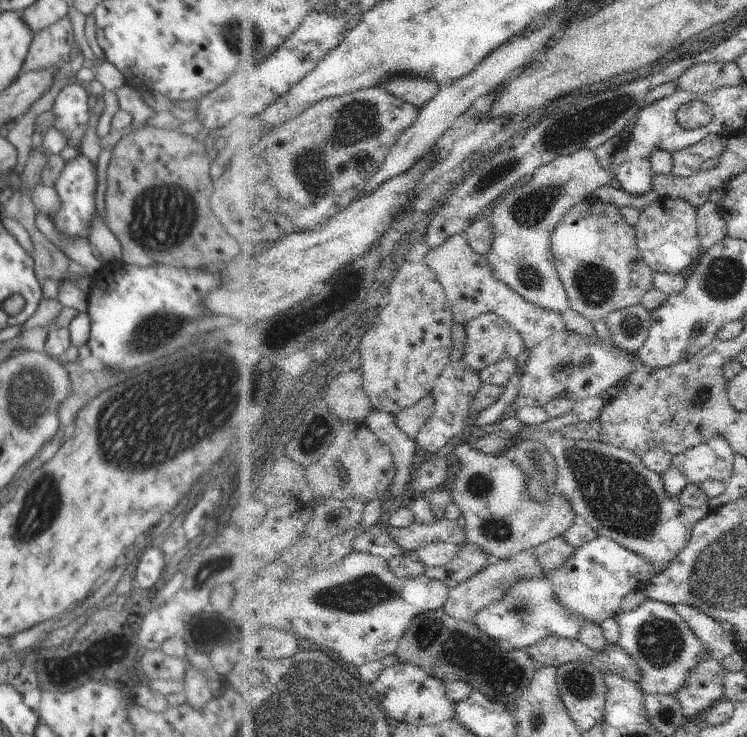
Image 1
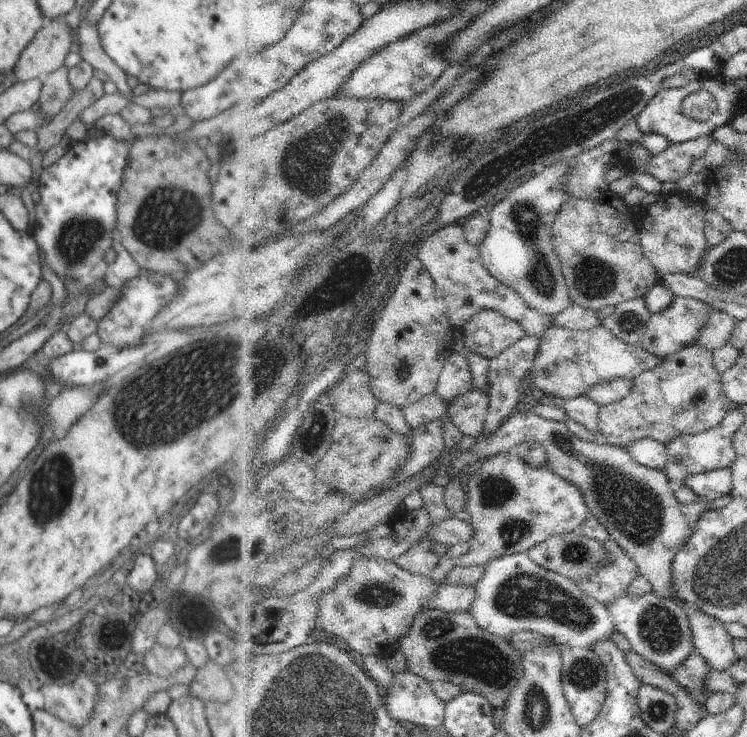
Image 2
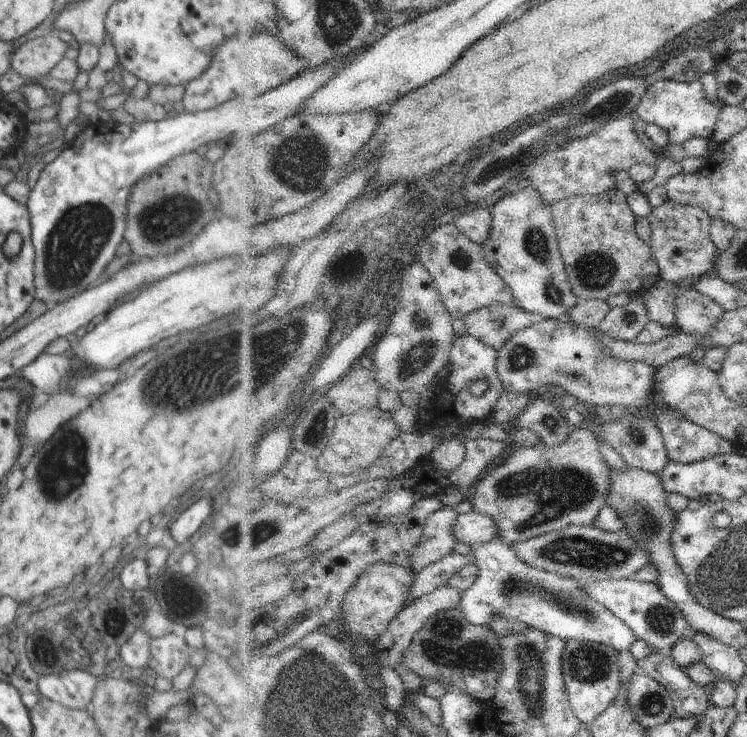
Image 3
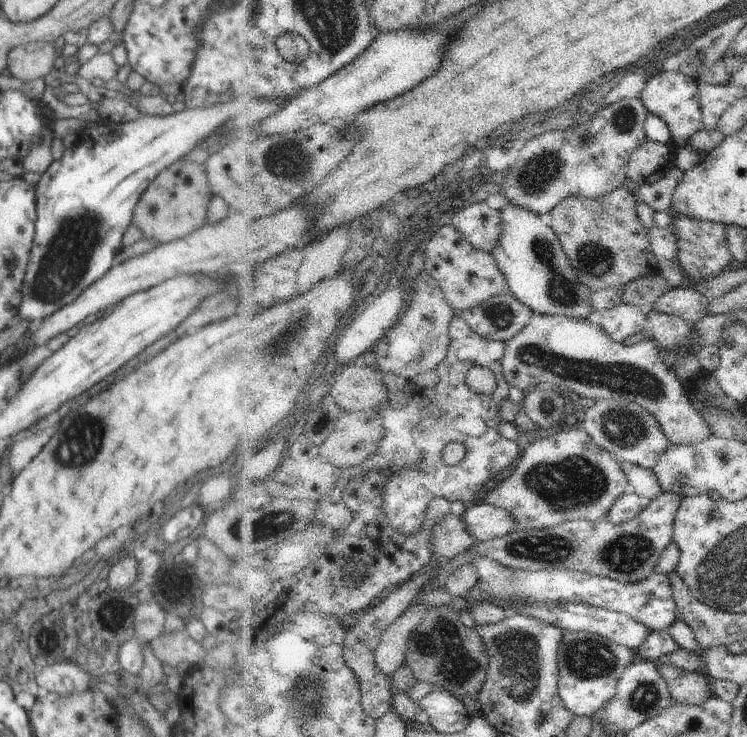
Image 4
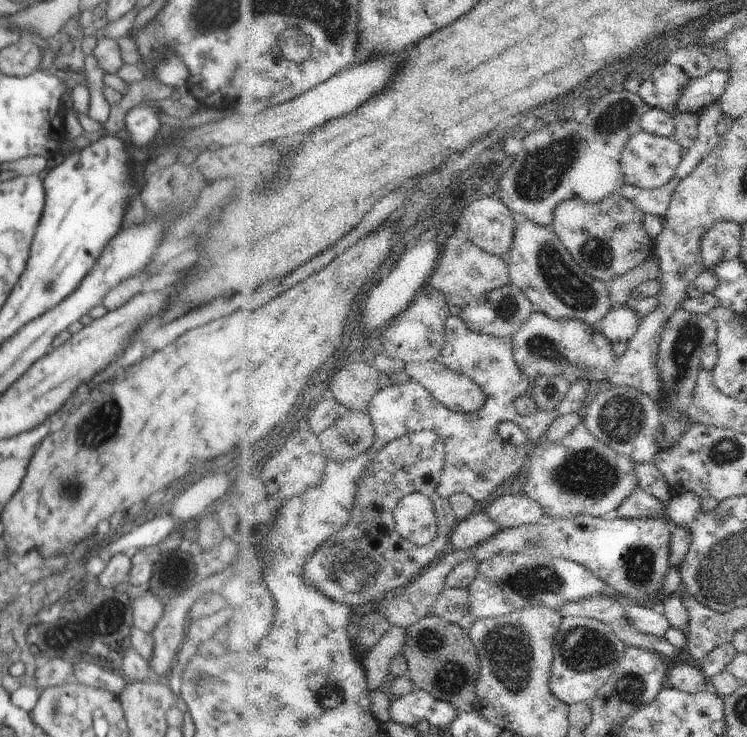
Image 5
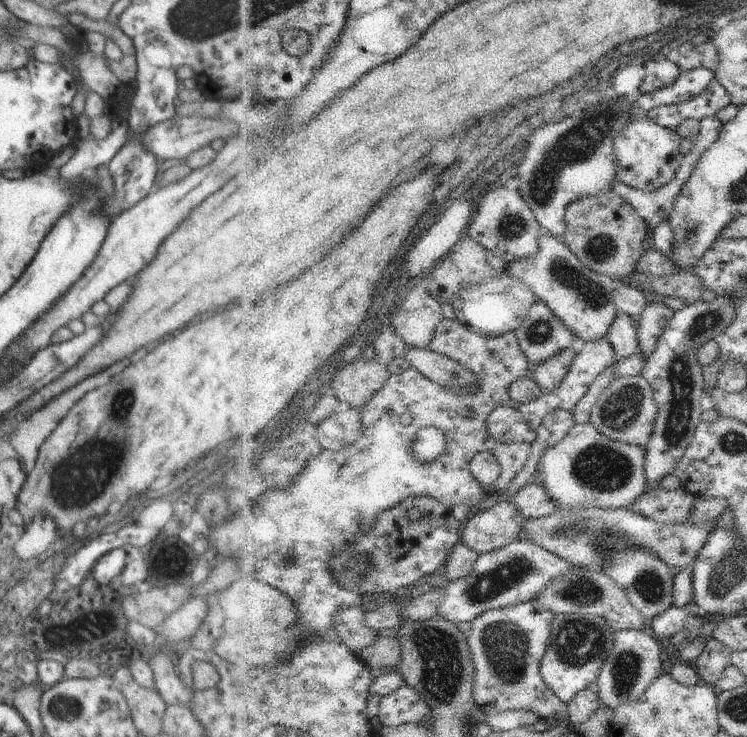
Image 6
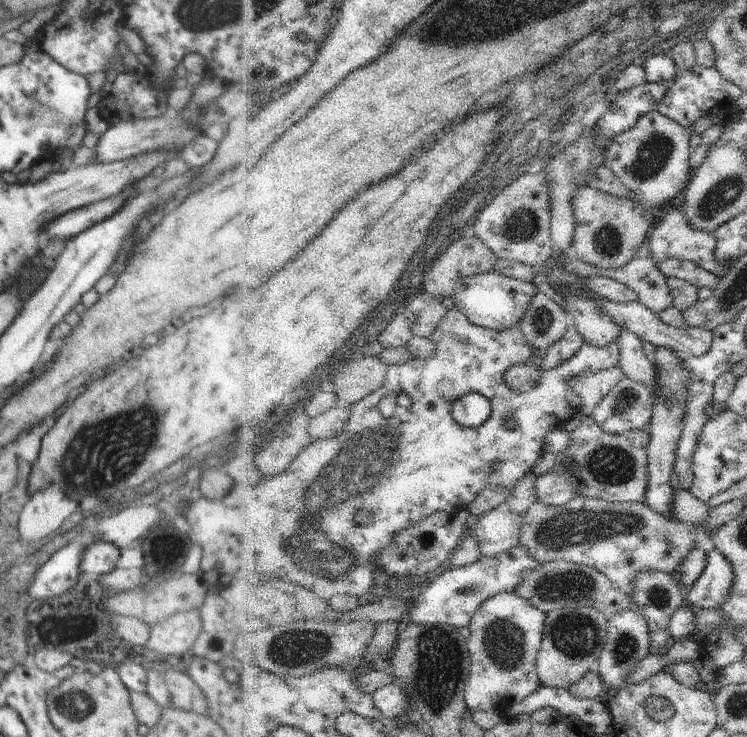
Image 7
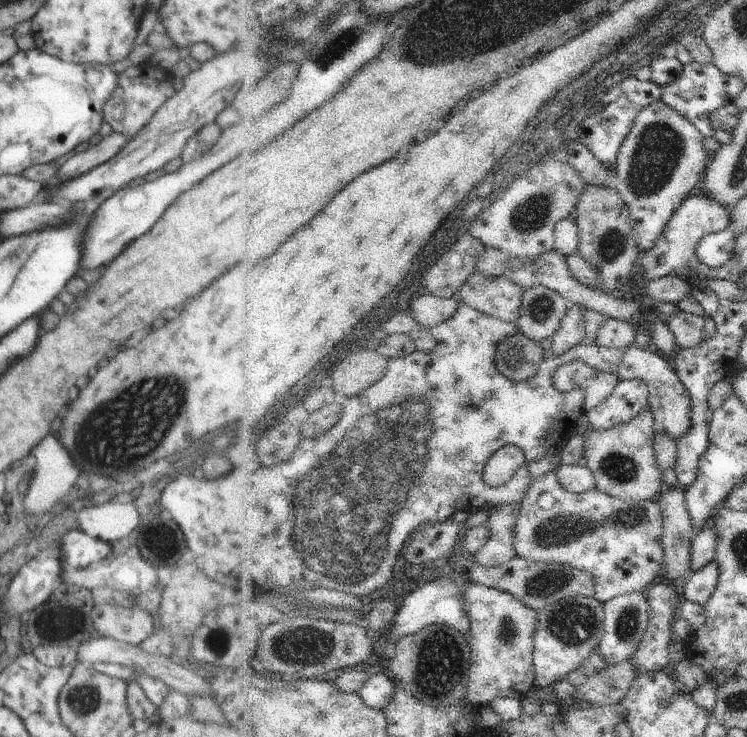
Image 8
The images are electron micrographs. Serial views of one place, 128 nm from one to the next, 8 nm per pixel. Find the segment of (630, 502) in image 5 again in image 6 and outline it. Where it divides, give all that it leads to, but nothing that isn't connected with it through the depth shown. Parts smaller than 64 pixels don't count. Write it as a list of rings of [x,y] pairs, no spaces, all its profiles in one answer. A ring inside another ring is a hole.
[[[683,486],[676,491],[650,489],[633,504],[631,509],[642,516],[657,520],[660,524],[677,525],[678,523],[687,522],[695,498],[690,493],[687,493]]]

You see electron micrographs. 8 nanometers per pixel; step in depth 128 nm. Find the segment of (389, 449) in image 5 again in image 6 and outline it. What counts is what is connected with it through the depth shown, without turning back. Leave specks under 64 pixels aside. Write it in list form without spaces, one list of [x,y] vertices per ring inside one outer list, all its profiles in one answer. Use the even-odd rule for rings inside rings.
[[[435,426],[420,429],[413,438],[411,452],[424,463],[430,465],[440,460],[448,448],[447,434]],[[431,495],[408,496],[399,505],[377,516],[377,528],[358,535],[345,552],[339,555],[337,552],[329,565],[338,584],[343,589],[356,588],[361,595],[370,599],[384,592],[396,594],[402,586],[414,586],[424,576],[441,572],[461,541],[466,523],[456,518],[450,506],[428,499],[431,499]],[[414,507],[424,512],[422,522],[407,520],[407,511]]]

